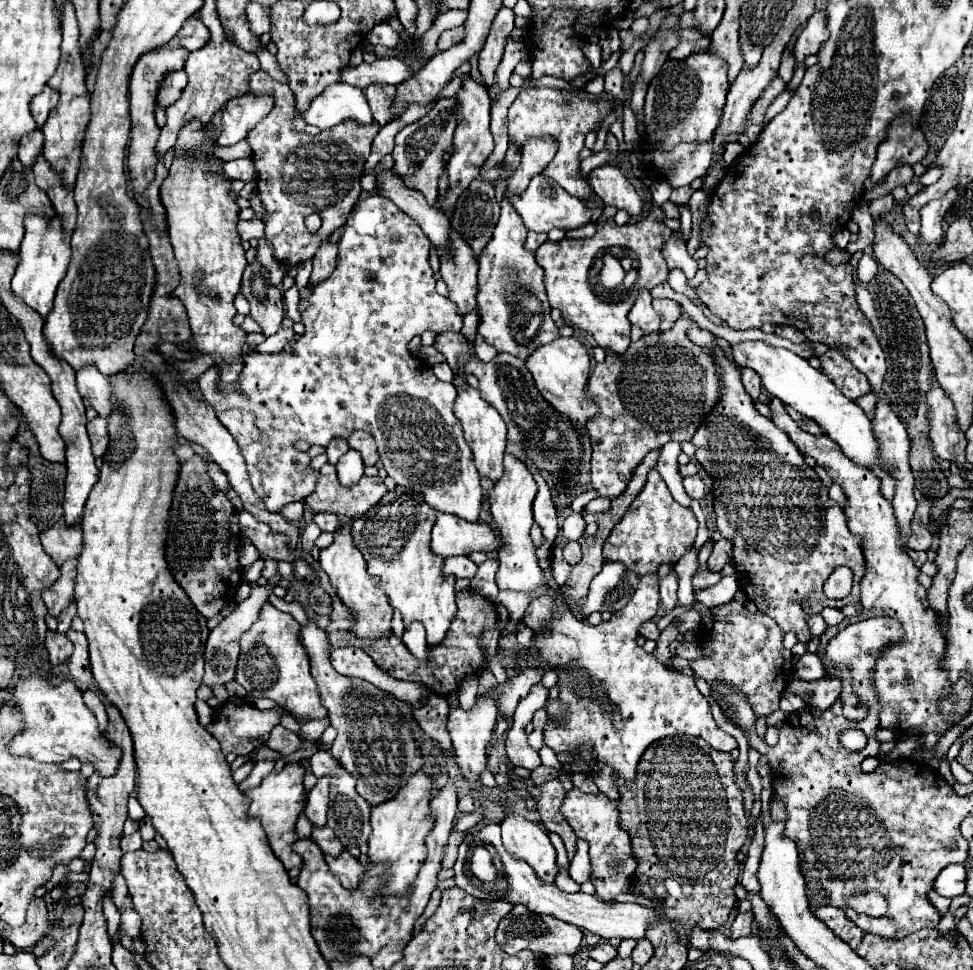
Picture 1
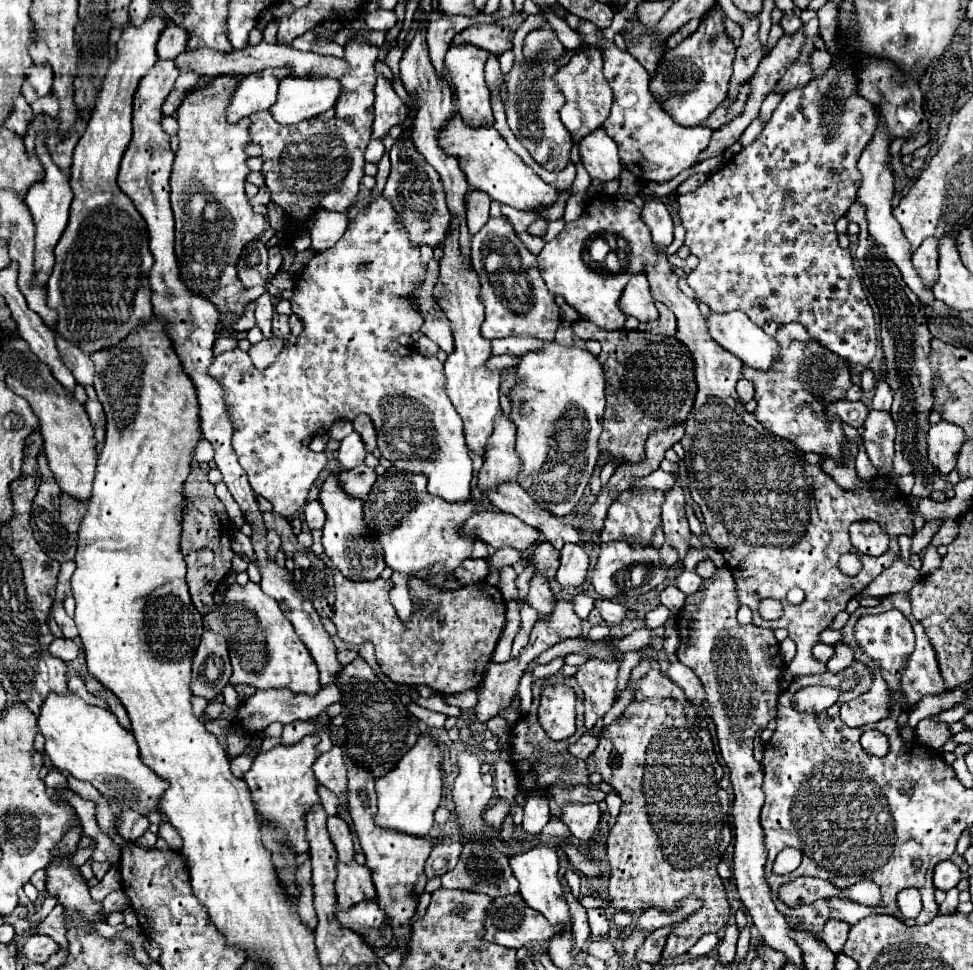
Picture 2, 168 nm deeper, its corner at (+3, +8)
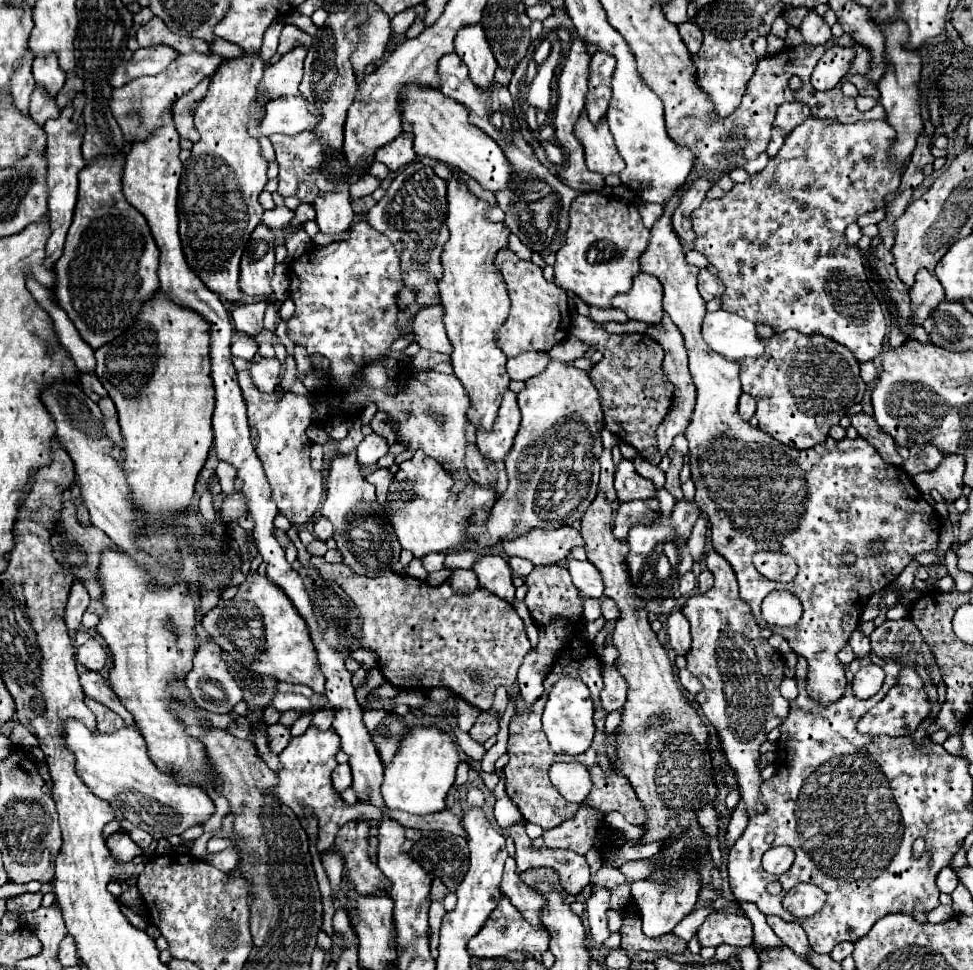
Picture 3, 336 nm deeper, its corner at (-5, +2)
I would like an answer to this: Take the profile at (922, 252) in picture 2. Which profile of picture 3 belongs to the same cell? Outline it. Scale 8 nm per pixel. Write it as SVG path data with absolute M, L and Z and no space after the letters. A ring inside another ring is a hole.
M919 269L915 277L915 285L911 287L911 309L915 311L915 325L923 325L923 321L929 317L929 313L943 301L943 287L939 279L927 271Z

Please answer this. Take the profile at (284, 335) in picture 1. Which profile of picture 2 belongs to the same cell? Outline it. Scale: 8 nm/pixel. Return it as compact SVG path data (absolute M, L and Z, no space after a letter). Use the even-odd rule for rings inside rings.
M273 337L273 339L263 339L261 343L253 345L249 349L249 355L251 355L253 365L257 369L267 369L267 365L275 363L275 357L279 355L279 349L283 349L283 341Z

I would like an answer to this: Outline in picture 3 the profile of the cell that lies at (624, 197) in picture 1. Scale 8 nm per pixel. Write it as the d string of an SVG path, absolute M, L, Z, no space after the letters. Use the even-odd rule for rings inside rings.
M581 113L575 135L585 149L585 163L589 171L595 171L607 177L607 175L619 175L625 169L625 161L621 159L613 143L613 135L607 127L607 121L593 125L587 119L587 115Z

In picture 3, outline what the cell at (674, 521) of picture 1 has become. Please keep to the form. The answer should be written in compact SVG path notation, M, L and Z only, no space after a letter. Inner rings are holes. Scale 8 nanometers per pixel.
M627 501L621 503L621 507L617 509L615 515L615 523L613 523L613 535L619 541L627 539L627 533L633 525L637 523L653 523L655 519L659 519L659 511L651 509L645 501Z

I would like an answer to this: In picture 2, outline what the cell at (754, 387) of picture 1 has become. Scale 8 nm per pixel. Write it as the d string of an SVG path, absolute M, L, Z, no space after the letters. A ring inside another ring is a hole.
M741 379L737 383L737 395L739 395L739 401L741 403L749 403L753 399L753 393L755 393L755 389L753 389L753 383L751 381Z

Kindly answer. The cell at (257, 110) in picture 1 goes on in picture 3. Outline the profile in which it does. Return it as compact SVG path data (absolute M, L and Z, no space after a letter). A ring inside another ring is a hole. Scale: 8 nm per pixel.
M295 47L293 51L283 55L279 63L265 67L265 75L259 85L259 95L271 97L271 99L299 95L305 55L307 55L305 47Z

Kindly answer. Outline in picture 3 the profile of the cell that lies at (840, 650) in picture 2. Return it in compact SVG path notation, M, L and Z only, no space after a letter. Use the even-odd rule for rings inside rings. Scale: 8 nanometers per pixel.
M859 629L855 631L855 635L851 635L849 645L851 645L851 649L853 649L853 653L855 653L855 657L857 657L857 659L865 659L865 657L871 653L869 637L865 637Z

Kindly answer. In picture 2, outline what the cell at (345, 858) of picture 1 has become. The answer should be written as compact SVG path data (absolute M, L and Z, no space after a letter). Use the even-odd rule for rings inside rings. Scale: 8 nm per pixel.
M337 863L337 903L339 909L349 909L349 905L357 905L359 901L367 901L367 897L375 897L375 887L371 881L371 871L359 863Z

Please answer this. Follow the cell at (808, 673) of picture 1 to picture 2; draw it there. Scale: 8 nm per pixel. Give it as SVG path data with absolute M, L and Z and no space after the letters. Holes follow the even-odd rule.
M817 643L817 645L813 647L813 655L815 655L819 661L823 661L823 663L827 663L827 661L833 657L833 653L835 653L833 645L827 645L827 643Z

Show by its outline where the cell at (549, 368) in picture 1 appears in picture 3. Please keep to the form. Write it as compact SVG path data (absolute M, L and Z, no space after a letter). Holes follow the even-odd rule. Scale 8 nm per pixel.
M549 361L547 369L539 375L525 381L525 389L517 395L521 409L521 427L515 439L515 447L511 455L507 455L507 475L509 487L503 493L503 499L497 499L491 513L475 515L471 519L471 543L479 547L489 547L505 537L521 535L533 527L543 529L559 529L563 525L573 525L583 517L587 507L593 503L599 485L599 455L603 451L601 445L601 429L603 429L603 405L599 399L599 391L593 385L587 371L577 369L575 365Z

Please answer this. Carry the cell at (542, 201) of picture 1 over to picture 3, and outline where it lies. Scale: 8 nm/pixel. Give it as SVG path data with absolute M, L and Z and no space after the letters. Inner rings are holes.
M411 91L407 103L403 103L403 131L415 135L415 153L427 155L437 161L449 163L473 177L487 191L503 191L511 185L513 165L505 157L503 149L479 127L467 121L467 107L443 95L441 91Z

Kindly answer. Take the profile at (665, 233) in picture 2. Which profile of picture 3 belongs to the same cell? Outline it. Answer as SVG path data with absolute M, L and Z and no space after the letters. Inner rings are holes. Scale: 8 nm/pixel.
M645 203L645 205L639 205L639 211L641 211L641 217L643 217L643 223L647 229L651 229L655 225L655 221L663 215L663 205L655 205L655 203Z

